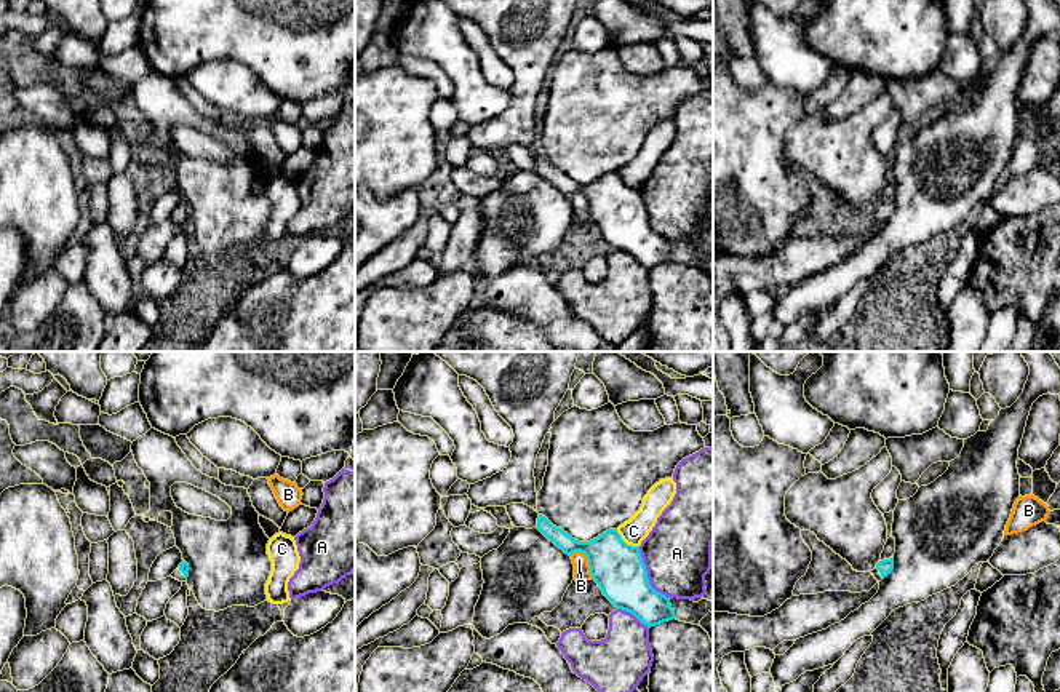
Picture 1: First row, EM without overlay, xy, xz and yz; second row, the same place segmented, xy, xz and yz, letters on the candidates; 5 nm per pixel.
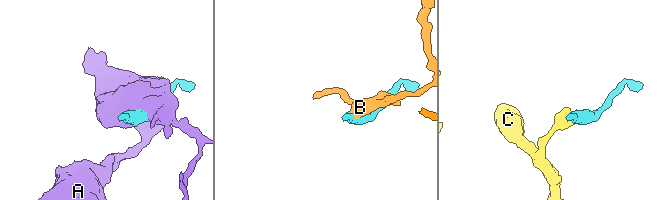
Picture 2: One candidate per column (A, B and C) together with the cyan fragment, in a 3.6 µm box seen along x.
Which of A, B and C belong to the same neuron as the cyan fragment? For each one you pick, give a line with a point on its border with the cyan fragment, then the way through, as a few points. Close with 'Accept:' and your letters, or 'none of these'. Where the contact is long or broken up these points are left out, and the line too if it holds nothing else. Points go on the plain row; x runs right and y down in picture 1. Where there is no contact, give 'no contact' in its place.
Accept: none of these

